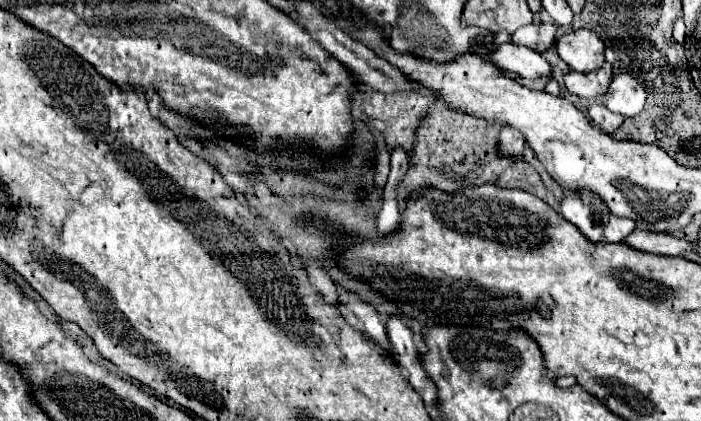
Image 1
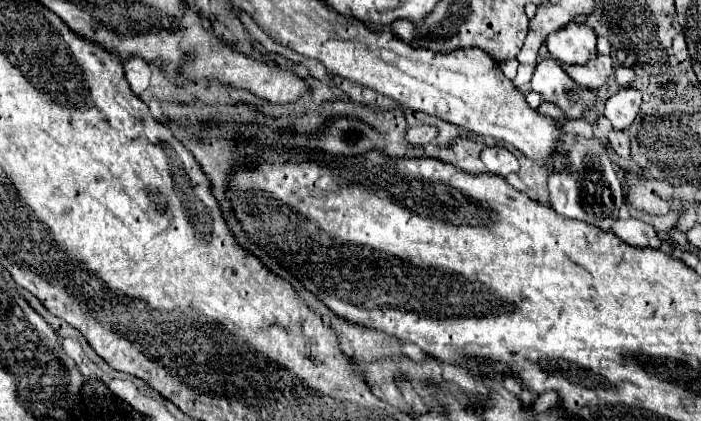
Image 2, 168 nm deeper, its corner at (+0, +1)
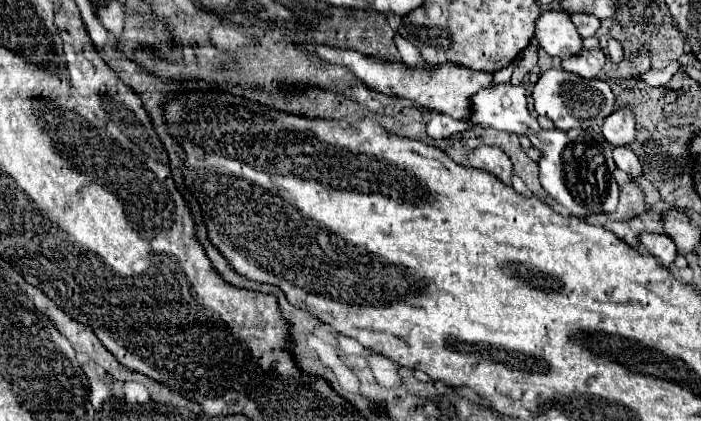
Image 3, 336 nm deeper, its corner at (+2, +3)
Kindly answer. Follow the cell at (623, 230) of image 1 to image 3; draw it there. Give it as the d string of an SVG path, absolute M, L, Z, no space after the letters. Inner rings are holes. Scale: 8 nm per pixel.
M643 233L641 235L641 245L649 249L649 253L663 265L669 267L677 255L677 247L665 237L665 235L655 235L655 233Z

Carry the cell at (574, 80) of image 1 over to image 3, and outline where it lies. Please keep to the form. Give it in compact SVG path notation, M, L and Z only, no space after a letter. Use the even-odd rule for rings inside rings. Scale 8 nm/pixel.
M583 49L581 53L563 59L563 69L565 71L577 73L577 75L587 77L587 79L597 77L599 71L603 69L603 65L605 65L605 53L601 49L591 49L591 51Z

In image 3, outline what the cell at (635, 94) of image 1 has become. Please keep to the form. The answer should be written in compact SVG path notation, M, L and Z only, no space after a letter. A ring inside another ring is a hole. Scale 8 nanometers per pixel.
M631 109L613 111L603 123L603 135L613 147L631 145L635 141L635 117Z

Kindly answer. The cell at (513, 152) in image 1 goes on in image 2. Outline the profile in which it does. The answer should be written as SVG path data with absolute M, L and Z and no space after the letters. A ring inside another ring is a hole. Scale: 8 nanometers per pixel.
M485 147L481 151L481 159L485 163L485 167L489 169L489 173L495 173L495 175L501 175L501 177L507 177L509 173L515 173L519 171L519 161L517 157L505 149L505 147Z

